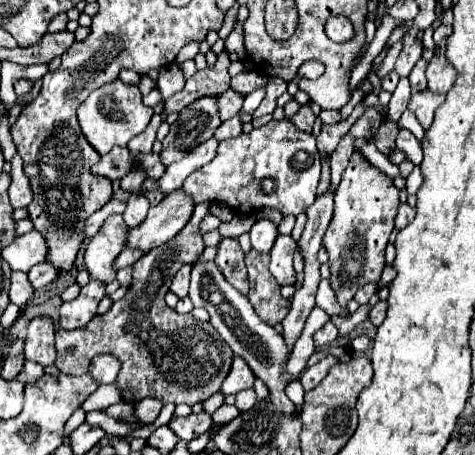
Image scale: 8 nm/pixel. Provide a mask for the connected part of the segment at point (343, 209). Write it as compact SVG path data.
M353 153L335 191L333 219L323 237L323 247L329 253L331 287L343 309L347 309L347 303L359 287L379 281L385 267L385 247L391 231L395 229L395 213L399 203L399 189L393 185L391 177L375 169L363 155Z

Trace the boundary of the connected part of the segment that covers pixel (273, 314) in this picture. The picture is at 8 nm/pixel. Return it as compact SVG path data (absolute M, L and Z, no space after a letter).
M251 249L251 253L245 255L245 263L251 283L247 297L255 307L255 313L263 319L263 323L275 327L289 313L289 301L281 297L279 283L269 273L269 255Z

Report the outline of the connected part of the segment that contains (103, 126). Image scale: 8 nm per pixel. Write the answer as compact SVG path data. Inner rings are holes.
M121 79L109 81L103 87L95 89L77 109L79 125L87 141L101 153L109 153L113 147L125 147L129 139L139 135L147 125L149 119L154 115L154 109L143 105L142 94L138 86L123 83ZM113 107L119 117L113 117Z

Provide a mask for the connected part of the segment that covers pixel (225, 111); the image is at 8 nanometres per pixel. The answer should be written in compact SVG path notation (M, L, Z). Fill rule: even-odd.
M233 89L225 91L225 95L219 97L219 115L221 115L221 119L227 121L227 119L235 117L243 107L243 99L245 99L245 95L241 95Z

